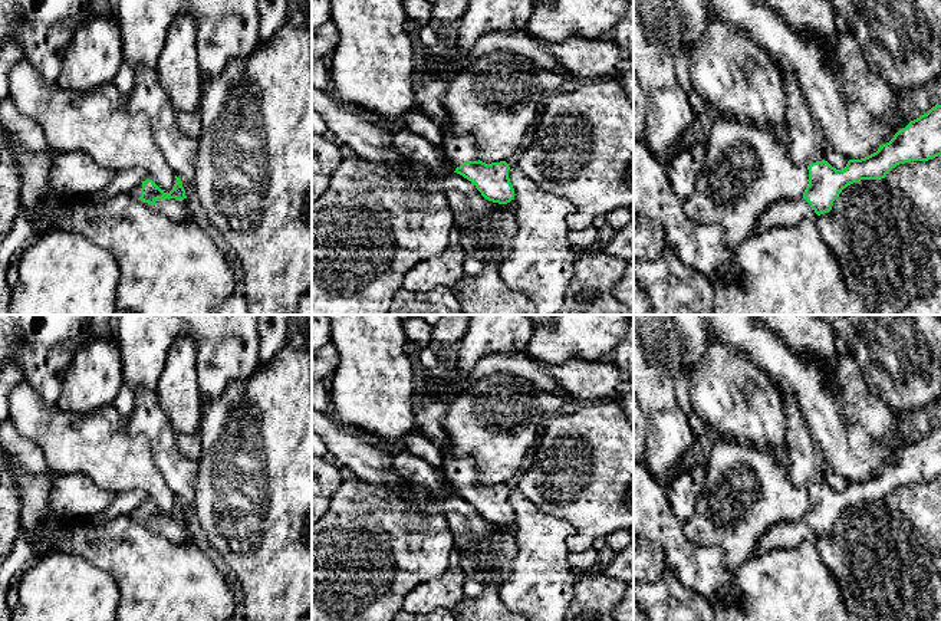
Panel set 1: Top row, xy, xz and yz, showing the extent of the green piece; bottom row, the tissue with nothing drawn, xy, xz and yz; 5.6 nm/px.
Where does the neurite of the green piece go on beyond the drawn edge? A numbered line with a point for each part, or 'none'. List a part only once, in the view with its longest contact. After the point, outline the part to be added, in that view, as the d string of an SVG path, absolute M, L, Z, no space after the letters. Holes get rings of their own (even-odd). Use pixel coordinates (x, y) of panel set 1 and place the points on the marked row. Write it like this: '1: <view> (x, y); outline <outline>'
1: xy (175, 210); outline M177 198L155 200L157 210L172 223L182 223L191 217L187 201Z

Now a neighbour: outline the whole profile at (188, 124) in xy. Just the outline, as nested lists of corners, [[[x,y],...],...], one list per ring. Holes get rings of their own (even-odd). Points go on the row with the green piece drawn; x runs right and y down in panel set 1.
[[[198,108],[191,114],[175,114],[178,131],[188,138],[197,139],[201,132],[200,115]]]

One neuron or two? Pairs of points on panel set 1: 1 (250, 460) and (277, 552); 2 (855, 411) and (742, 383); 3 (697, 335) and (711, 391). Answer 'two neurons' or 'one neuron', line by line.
1: one neuron
2: two neurons
3: two neurons

